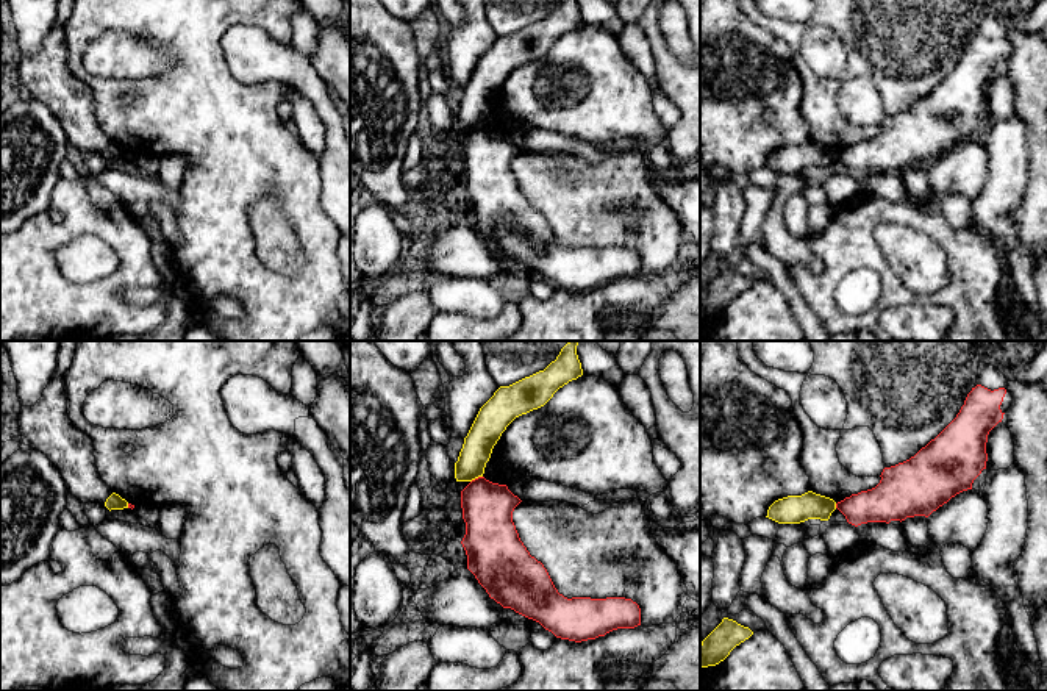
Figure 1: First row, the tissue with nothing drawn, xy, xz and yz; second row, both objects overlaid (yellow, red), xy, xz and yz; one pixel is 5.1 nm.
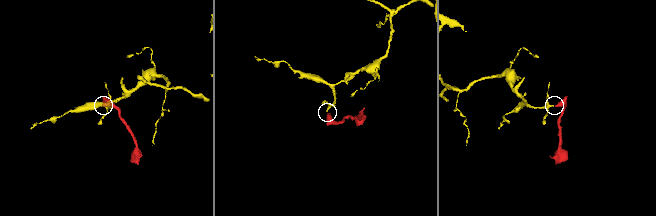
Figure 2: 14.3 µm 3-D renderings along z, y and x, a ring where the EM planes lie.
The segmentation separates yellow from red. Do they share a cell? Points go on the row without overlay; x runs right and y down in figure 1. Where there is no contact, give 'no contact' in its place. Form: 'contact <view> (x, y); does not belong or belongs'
contact xz (475, 127); does not belong

